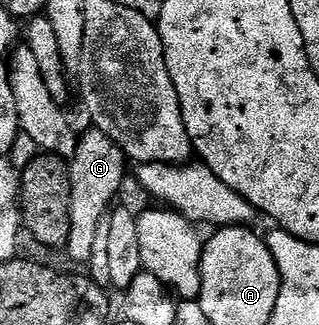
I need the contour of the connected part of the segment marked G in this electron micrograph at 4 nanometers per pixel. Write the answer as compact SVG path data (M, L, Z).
M89 130L85 135L82 133L77 139L73 156L68 159L71 176L71 236L67 253L81 264L88 264L91 260L99 222L110 213L114 205L112 202L116 200L117 194L122 193L127 177L127 155L121 149L120 141L112 133L109 134L101 130Z

